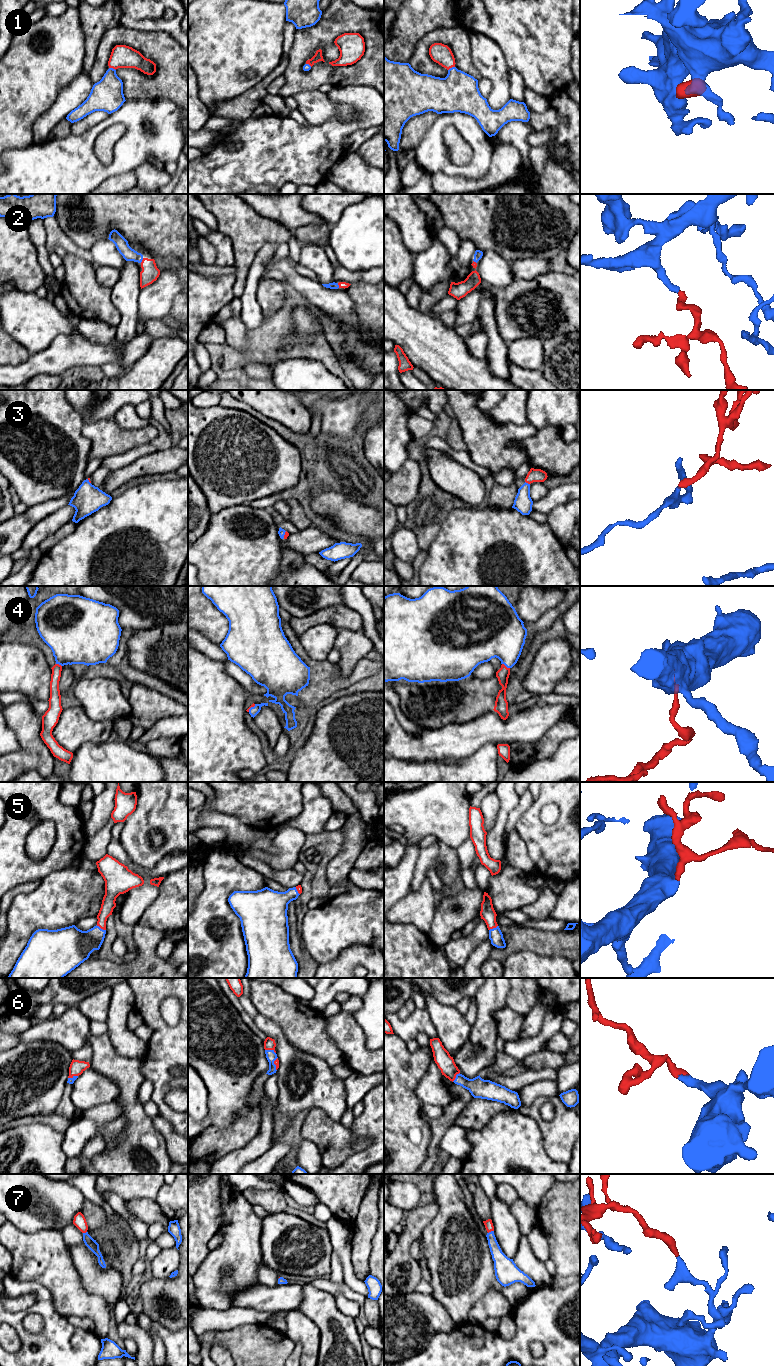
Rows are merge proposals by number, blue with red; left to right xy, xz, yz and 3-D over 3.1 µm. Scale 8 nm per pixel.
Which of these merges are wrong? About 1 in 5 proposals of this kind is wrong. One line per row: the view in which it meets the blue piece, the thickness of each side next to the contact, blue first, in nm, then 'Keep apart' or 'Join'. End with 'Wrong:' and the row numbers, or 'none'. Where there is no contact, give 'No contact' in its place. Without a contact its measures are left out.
1: Touches blue in xy. Thickness 260 nm (blue) against 190 nm. Join
2: Touches blue in xy. Thickness 110 nm (blue) against 140 nm. Join
3: Touches blue in yz. Thickness 150 nm (blue) against 110 nm. Join
4: Touches blue in yz. Thickness 360 nm (blue) against 100 nm. Join
5: Touches blue in xy. Thickness 280 nm (blue) against 110 nm. Join
6: Touches blue in xz. Thickness 90 nm (blue) against 100 nm. Join
7: Touches blue in yz. Thickness 110 nm (blue) against 70 nm. Join
Wrong: none

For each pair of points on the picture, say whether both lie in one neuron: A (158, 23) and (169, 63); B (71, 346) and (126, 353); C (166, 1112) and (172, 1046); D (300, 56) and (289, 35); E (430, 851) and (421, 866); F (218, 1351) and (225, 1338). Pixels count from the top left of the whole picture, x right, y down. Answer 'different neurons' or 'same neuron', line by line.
A: different neurons
B: same neuron
C: same neuron
D: different neurons
E: same neuron
F: different neurons

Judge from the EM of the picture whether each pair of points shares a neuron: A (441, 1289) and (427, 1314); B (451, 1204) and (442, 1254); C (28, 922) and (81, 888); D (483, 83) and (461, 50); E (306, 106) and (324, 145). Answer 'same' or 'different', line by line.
A: different
B: same
C: same
D: different
E: different

